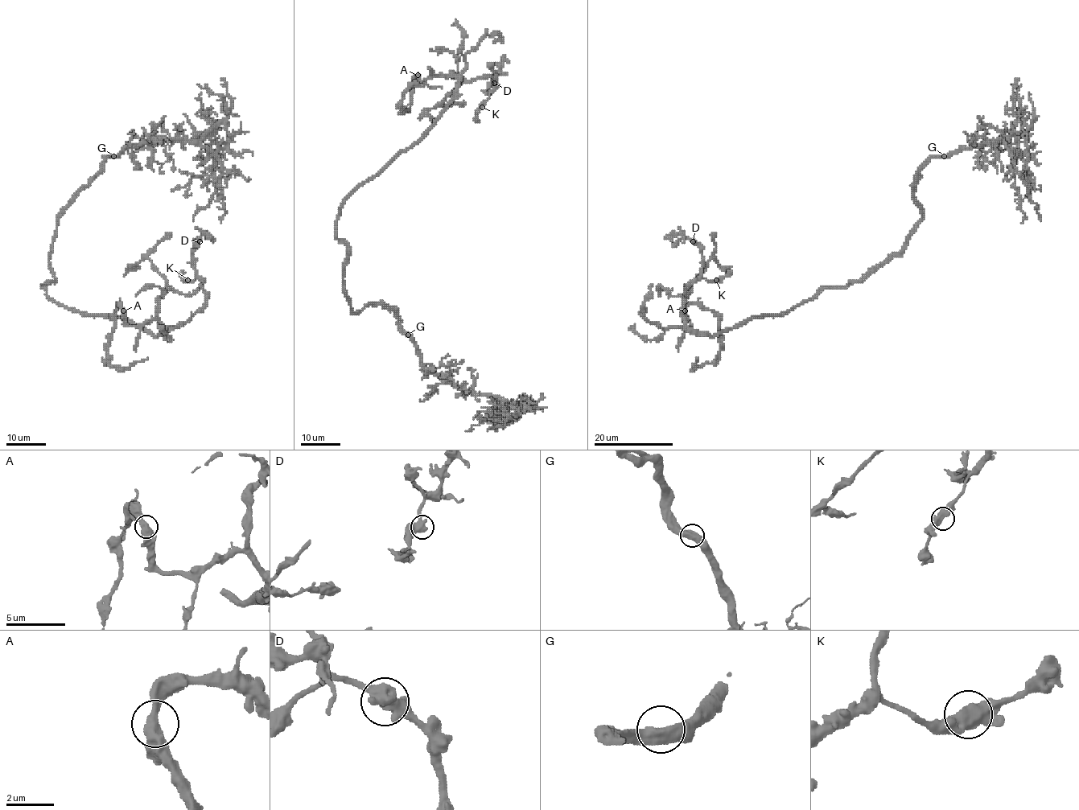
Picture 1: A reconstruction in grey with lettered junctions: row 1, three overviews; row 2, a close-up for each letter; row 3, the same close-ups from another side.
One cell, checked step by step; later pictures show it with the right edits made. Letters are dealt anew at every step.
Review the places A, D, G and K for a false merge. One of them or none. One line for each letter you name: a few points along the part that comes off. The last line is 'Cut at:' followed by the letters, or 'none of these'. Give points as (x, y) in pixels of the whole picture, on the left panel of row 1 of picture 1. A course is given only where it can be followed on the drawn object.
Cut at: none of these

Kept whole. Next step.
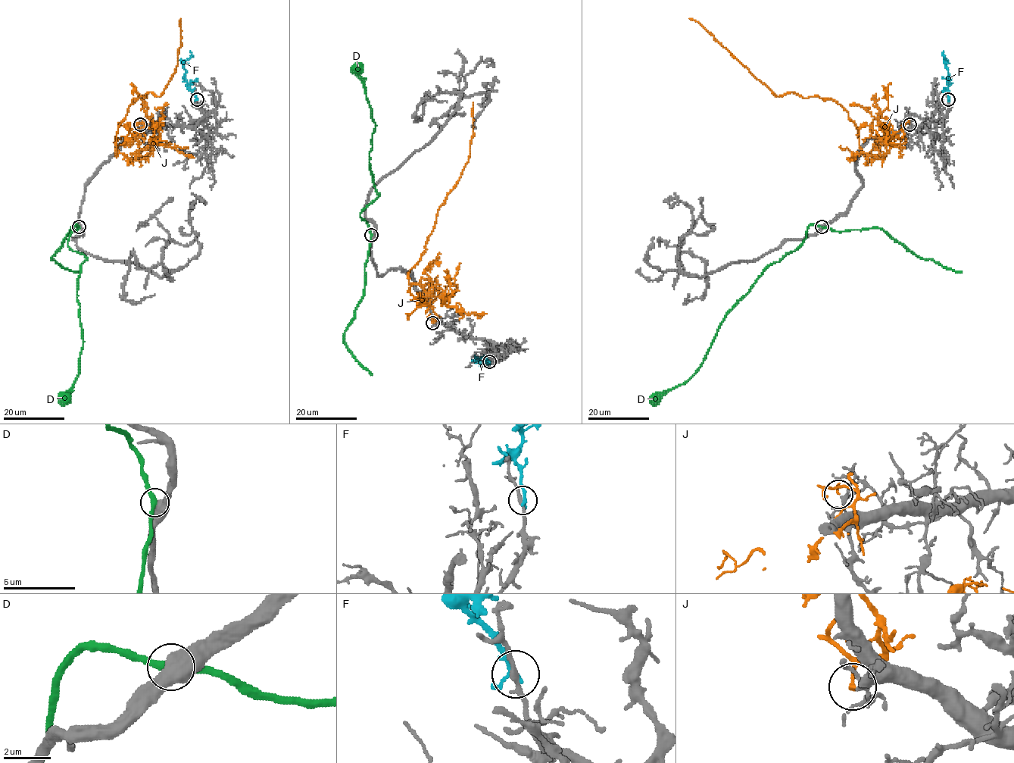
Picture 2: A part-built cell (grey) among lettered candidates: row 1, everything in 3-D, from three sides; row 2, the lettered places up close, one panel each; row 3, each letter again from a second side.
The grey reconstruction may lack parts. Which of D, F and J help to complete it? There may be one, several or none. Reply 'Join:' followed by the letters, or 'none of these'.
Join: none of these

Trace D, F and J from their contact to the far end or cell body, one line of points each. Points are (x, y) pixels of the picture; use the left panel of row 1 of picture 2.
D: (79, 226), (75, 224), (68, 245), (87, 258), (82, 264), (77, 290), (82, 347), (79, 372), (62, 404)
F: (197, 99), (184, 78), (185, 70), (183, 63), (191, 55), (190, 51)
J: (139, 124), (116, 156), (117, 126), (133, 99), (160, 96), (176, 67), (181, 18)

